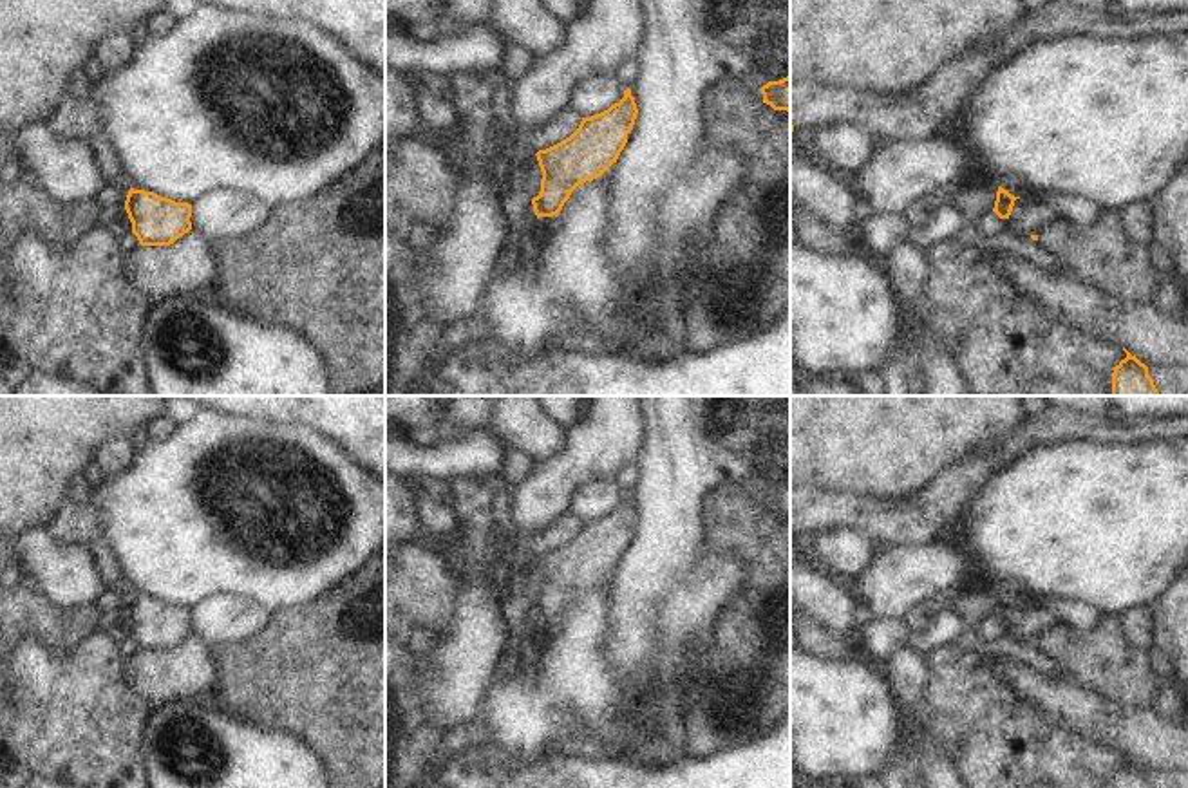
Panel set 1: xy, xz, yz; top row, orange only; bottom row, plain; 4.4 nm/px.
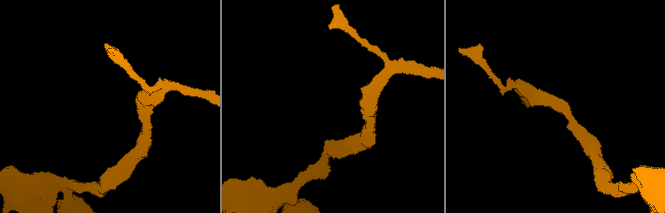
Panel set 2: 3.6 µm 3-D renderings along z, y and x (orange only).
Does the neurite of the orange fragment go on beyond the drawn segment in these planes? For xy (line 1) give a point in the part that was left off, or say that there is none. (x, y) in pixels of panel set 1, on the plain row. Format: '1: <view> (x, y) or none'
1: none

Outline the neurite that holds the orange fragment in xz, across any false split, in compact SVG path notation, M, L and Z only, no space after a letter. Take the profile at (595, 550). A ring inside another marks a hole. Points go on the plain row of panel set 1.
M626 493L618 508L582 522L570 542L535 558L542 577L541 596L532 604L537 624L557 620L579 589L600 582L617 568L636 519L635 502Z

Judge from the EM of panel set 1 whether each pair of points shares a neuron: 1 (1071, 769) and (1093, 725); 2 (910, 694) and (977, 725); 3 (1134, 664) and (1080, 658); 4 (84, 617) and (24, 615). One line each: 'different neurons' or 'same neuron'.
1: different neurons
2: different neurons
3: same neuron
4: same neuron

